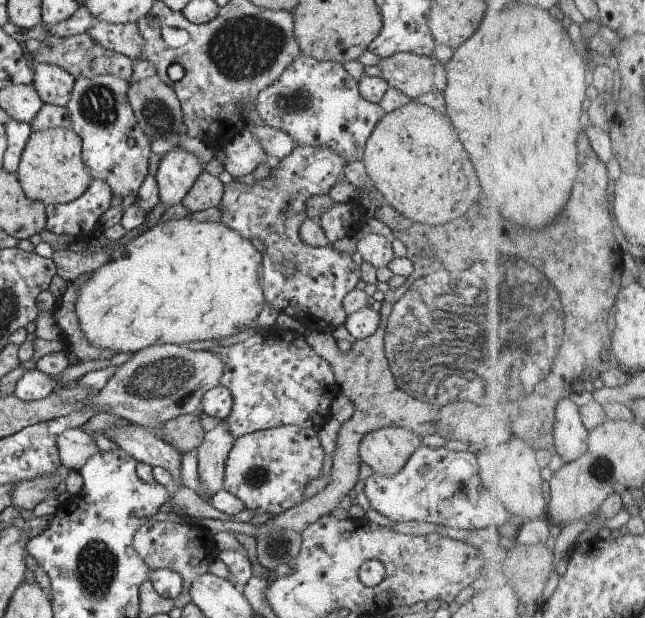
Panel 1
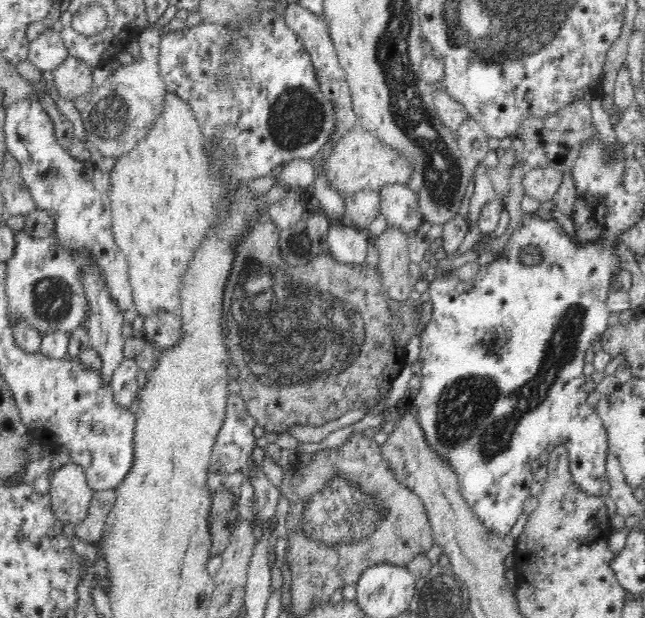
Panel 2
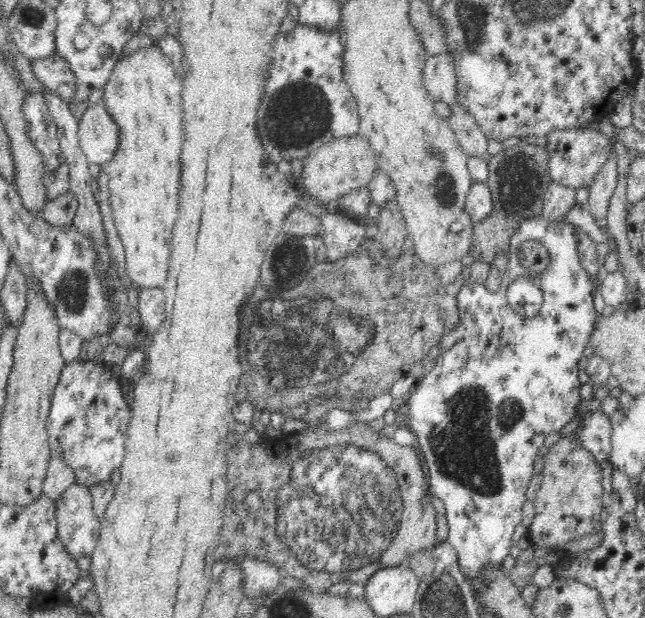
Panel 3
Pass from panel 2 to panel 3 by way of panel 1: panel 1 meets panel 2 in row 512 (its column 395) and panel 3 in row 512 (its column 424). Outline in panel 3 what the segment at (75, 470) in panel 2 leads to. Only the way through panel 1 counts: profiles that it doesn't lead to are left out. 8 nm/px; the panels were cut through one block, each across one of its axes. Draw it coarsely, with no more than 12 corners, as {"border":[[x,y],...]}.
{"border":[[88,486],[56,501],[57,533],[78,560],[96,548],[101,520]]}

